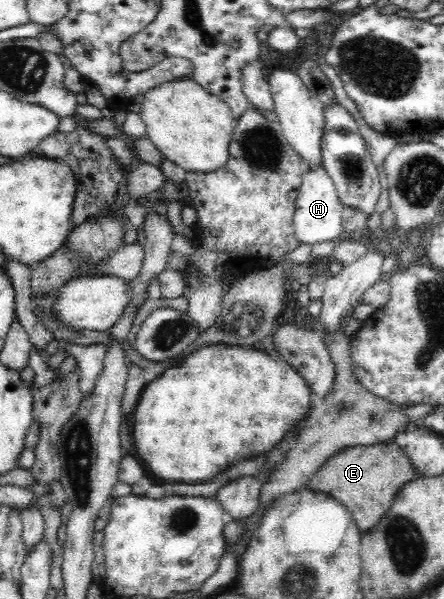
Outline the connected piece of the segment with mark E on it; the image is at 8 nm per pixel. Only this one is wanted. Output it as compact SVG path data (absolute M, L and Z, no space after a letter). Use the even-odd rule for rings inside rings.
M393 441L370 446L353 446L331 456L309 480L306 488L322 492L340 500L360 532L374 528L386 510L392 506L398 491L410 480L418 477L408 455Z

